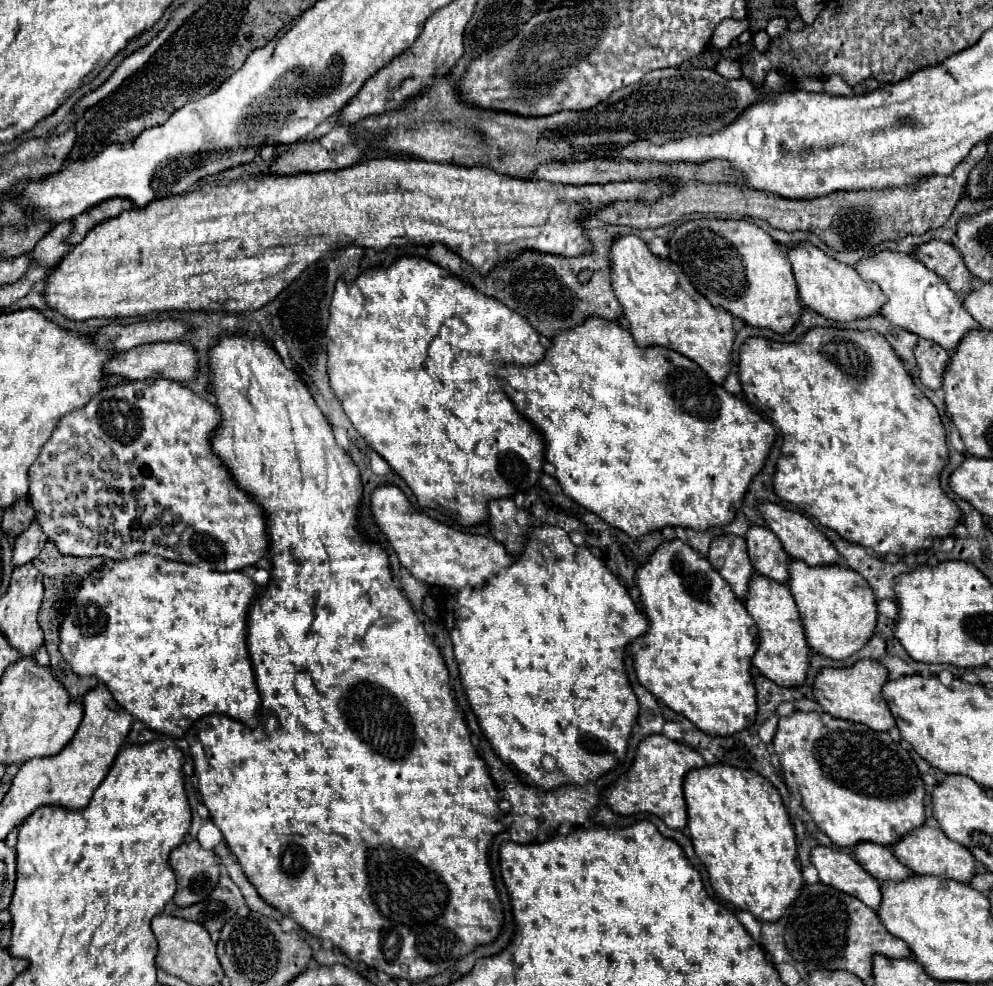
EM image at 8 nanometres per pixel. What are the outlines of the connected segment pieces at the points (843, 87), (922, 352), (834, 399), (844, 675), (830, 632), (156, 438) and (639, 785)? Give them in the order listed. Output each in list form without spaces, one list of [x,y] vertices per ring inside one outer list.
[[[829,76],[823,80],[824,91],[834,96],[853,95],[853,88],[850,88],[840,76]]]
[[[918,340],[914,348],[914,358],[920,370],[920,382],[926,388],[932,388],[932,390],[940,388],[940,376],[946,368],[948,356],[950,354],[944,348],[940,348],[940,344],[932,340]]]
[[[810,328],[796,342],[790,342],[790,344],[780,344],[776,340],[754,336],[742,344],[738,358],[740,358],[738,360],[738,378],[742,384],[742,394],[760,412],[770,416],[776,436],[782,441],[782,446],[780,446],[782,458],[776,462],[776,472],[772,476],[774,492],[782,500],[798,506],[808,516],[816,518],[822,526],[838,532],[844,540],[860,544],[862,548],[868,548],[868,550],[876,552],[878,556],[882,556],[882,554],[904,556],[904,554],[910,554],[920,548],[930,548],[932,540],[936,536],[940,536],[940,538],[952,536],[952,530],[960,520],[960,510],[942,492],[942,488],[938,484],[940,470],[944,468],[946,458],[948,458],[946,434],[944,434],[940,416],[938,416],[934,404],[914,386],[910,374],[904,370],[900,358],[892,350],[892,346],[884,340],[884,336],[880,336],[874,330],[838,330],[838,328]]]
[[[858,660],[846,668],[822,668],[812,684],[812,694],[816,704],[830,716],[844,718],[850,722],[866,724],[872,730],[890,730],[894,718],[888,710],[886,700],[882,698],[882,686],[888,680],[888,670],[876,660]]]
[[[802,560],[788,562],[788,588],[796,600],[796,608],[804,626],[808,646],[828,658],[844,660],[860,650],[876,626],[876,598],[868,582],[842,564],[808,566]]]
[[[146,378],[146,380],[134,380],[134,382],[104,388],[90,400],[86,408],[68,412],[64,418],[58,420],[52,436],[40,448],[38,458],[30,466],[28,500],[34,508],[36,522],[40,524],[48,540],[52,540],[64,556],[98,556],[106,560],[122,560],[134,554],[148,552],[148,554],[162,556],[168,560],[178,560],[178,562],[186,562],[186,564],[194,564],[194,566],[202,566],[210,570],[220,570],[220,572],[242,570],[242,568],[254,566],[266,554],[266,548],[268,548],[266,524],[264,524],[262,510],[256,508],[256,504],[240,488],[236,488],[230,474],[224,470],[224,464],[216,460],[216,456],[210,450],[210,436],[212,436],[212,430],[218,426],[218,422],[220,422],[220,414],[216,412],[210,400],[206,398],[202,400],[192,390],[166,378]]]
[[[652,734],[644,738],[636,750],[634,762],[626,772],[626,778],[630,782],[628,792],[604,792],[604,802],[612,812],[620,816],[630,816],[638,812],[648,812],[664,820],[668,828],[684,828],[686,826],[686,802],[682,792],[682,782],[686,772],[692,768],[704,766],[706,760],[690,746],[680,744],[676,740],[668,740],[662,734]]]

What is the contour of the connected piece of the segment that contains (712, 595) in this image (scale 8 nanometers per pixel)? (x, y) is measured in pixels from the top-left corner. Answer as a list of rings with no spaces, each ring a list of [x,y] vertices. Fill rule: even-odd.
[[[670,540],[670,542],[662,542],[652,554],[650,558],[636,570],[634,574],[634,582],[640,590],[640,602],[642,602],[642,608],[644,608],[644,614],[648,618],[648,632],[638,636],[636,640],[630,642],[630,646],[626,648],[626,652],[632,656],[632,664],[634,664],[634,670],[636,670],[636,678],[638,682],[650,690],[658,700],[662,700],[668,708],[672,708],[674,712],[686,716],[696,728],[700,728],[702,732],[706,734],[720,734],[720,736],[732,736],[748,726],[754,724],[754,718],[756,718],[756,700],[754,700],[754,684],[752,684],[752,676],[750,676],[750,658],[752,654],[756,652],[758,648],[758,632],[756,632],[756,626],[752,622],[752,618],[746,614],[744,610],[744,604],[734,596],[734,592],[730,590],[730,586],[726,584],[726,580],[722,576],[718,576],[716,570],[712,570],[710,562],[700,554],[696,552],[690,544],[682,542],[682,540]]]

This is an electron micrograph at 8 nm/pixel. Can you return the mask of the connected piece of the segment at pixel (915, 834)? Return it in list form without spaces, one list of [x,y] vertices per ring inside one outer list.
[[[928,822],[922,824],[920,828],[914,828],[906,836],[902,836],[890,848],[892,848],[894,856],[902,864],[908,864],[908,868],[912,868],[912,872],[916,872],[916,874],[930,874],[930,876],[950,878],[956,882],[970,882],[970,878],[976,872],[974,870],[974,862],[976,862],[974,856],[958,842],[952,842],[950,838],[946,838],[946,834],[938,826],[928,824]]]

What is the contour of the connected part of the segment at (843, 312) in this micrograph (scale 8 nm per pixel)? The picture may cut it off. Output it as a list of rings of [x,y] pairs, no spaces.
[[[798,242],[792,250],[786,252],[786,256],[792,264],[792,274],[802,304],[830,320],[850,322],[856,318],[874,316],[878,314],[880,306],[886,302],[882,290],[876,284],[862,280],[852,266],[830,258],[812,242]]]

